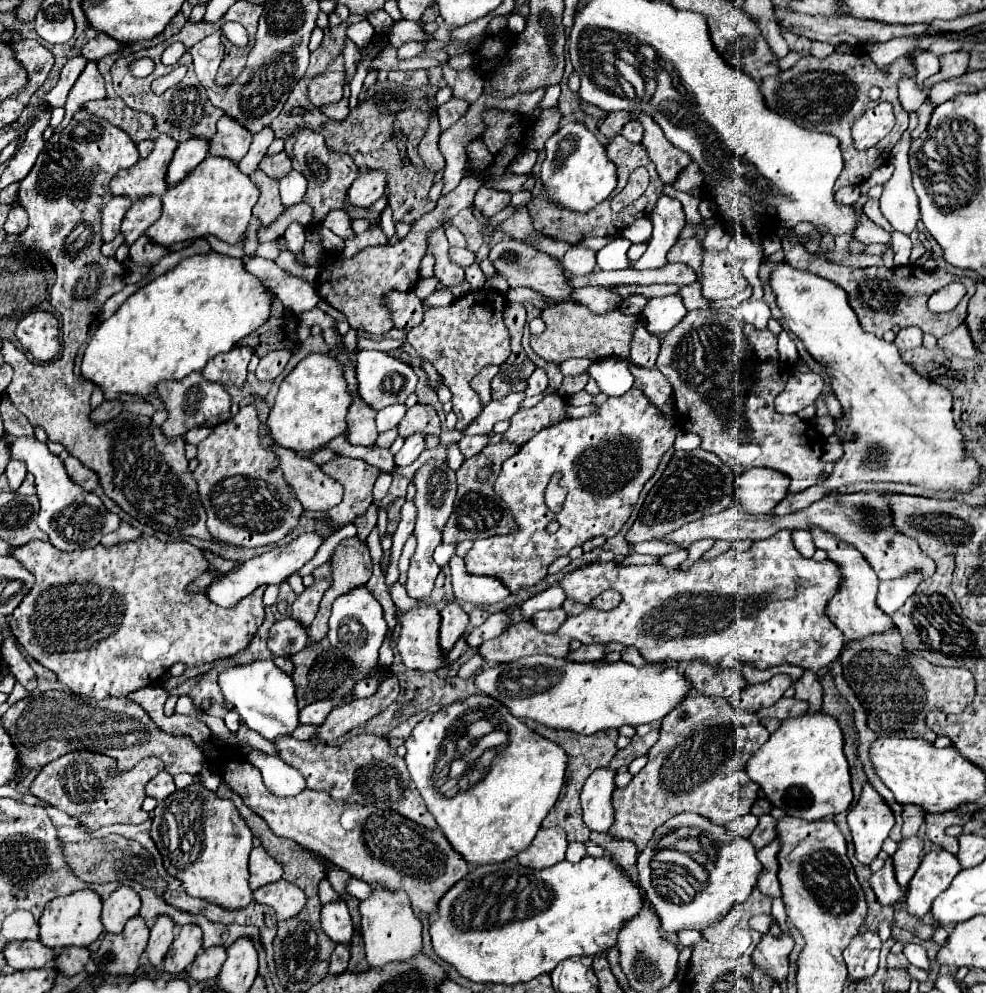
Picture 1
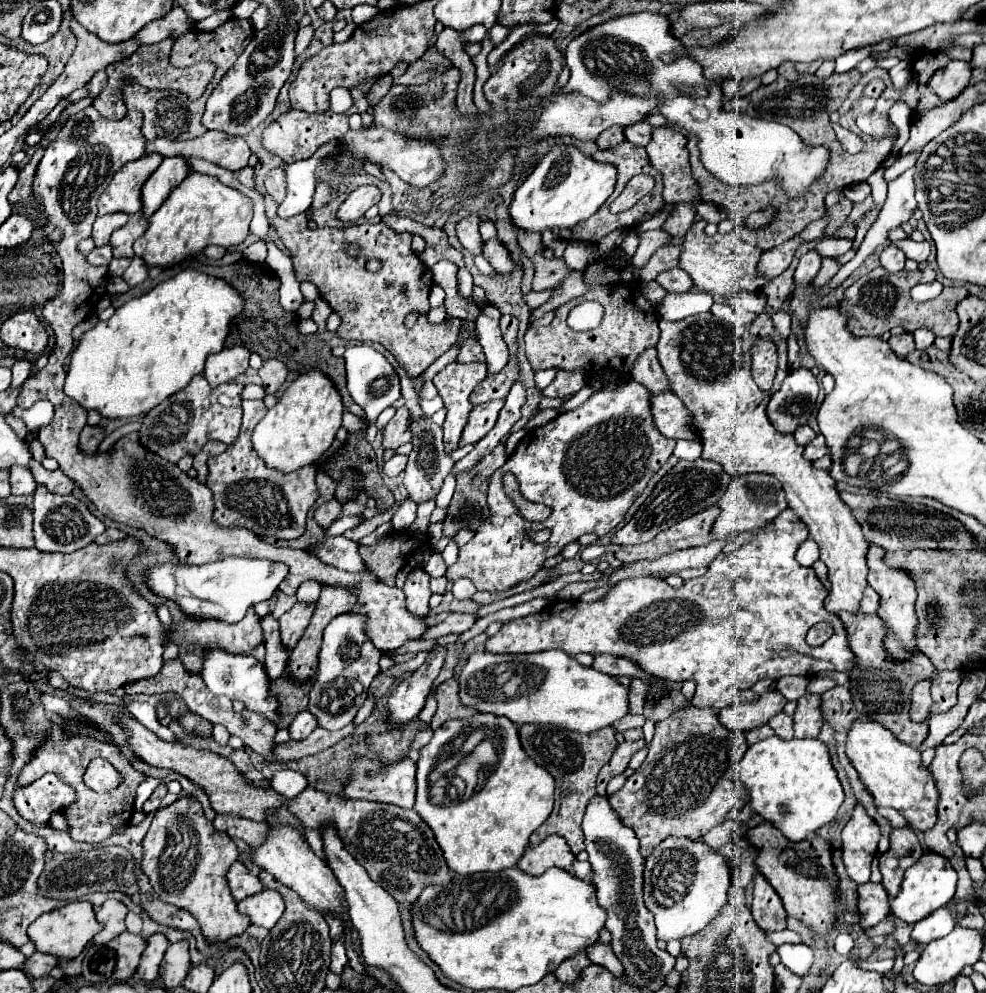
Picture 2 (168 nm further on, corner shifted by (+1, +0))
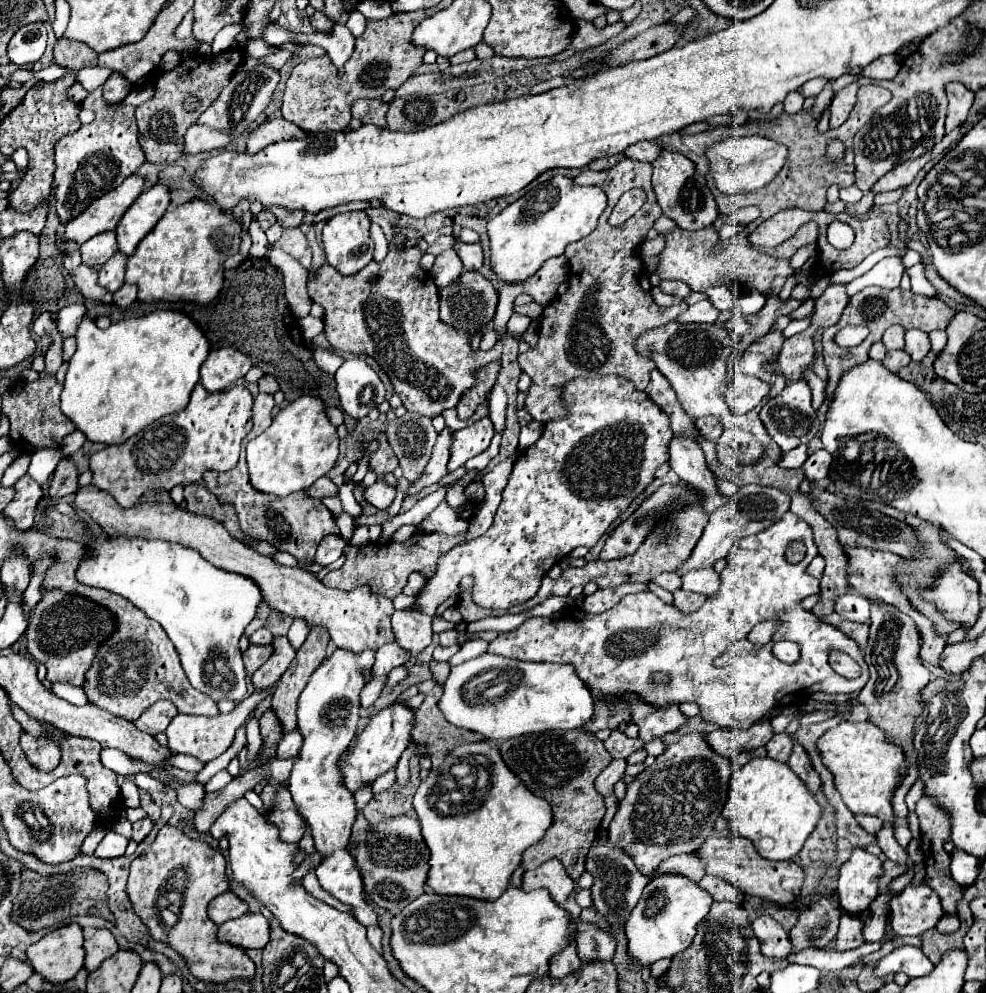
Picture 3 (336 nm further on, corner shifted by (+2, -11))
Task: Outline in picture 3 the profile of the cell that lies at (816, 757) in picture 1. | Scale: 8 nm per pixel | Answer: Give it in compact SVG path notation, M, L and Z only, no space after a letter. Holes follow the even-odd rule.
M765 757L751 759L733 773L723 815L729 821L729 831L735 837L749 839L761 857L769 861L791 861L815 829L821 807L787 763Z

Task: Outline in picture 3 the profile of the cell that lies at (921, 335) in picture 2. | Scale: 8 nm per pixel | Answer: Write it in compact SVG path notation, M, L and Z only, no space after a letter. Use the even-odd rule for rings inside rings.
M907 331L905 333L905 351L911 355L911 359L923 359L929 353L929 339L923 331Z

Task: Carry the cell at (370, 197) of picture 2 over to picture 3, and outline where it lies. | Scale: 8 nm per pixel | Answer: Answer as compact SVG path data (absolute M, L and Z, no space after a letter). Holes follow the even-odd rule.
M365 211L341 213L325 223L325 259L341 275L355 275L373 259L373 241L369 227L371 221Z

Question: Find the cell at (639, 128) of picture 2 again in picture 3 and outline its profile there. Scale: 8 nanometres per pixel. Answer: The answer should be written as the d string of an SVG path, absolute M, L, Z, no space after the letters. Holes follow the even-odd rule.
M639 141L637 145L631 145L627 151L625 151L625 157L629 159L635 159L635 161L647 161L647 163L653 163L657 157L659 157L661 149L655 141Z

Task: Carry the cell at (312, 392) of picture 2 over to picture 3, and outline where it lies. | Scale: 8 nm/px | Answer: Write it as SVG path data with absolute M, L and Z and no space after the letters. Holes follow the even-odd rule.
M299 397L289 403L273 419L271 427L257 439L247 443L249 483L261 493L287 497L289 493L309 489L337 461L339 437L337 429L325 415L325 405L317 397Z

